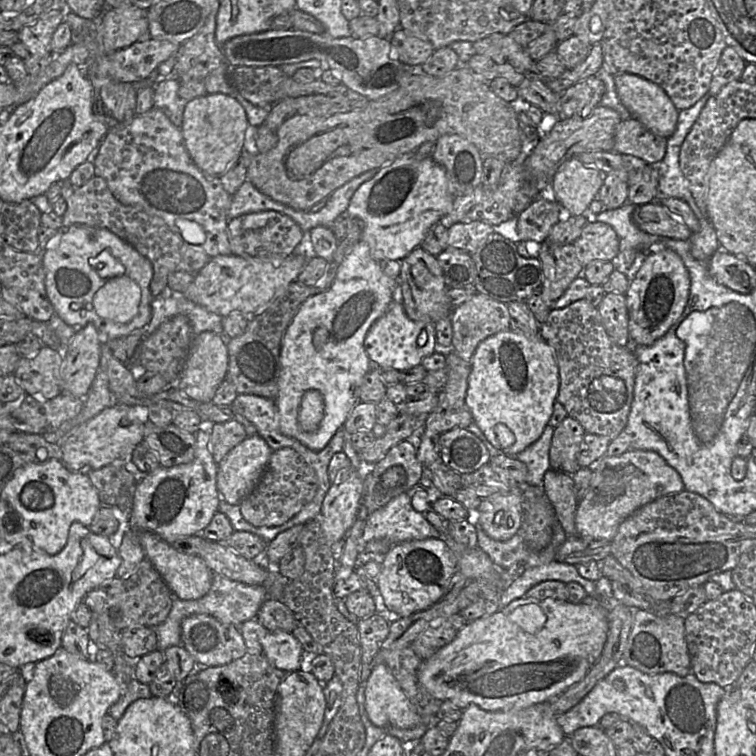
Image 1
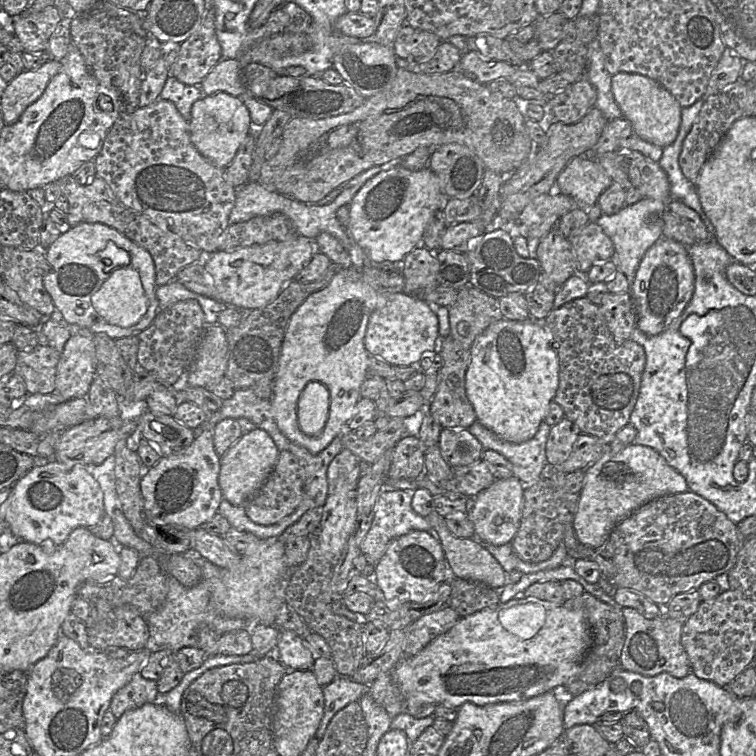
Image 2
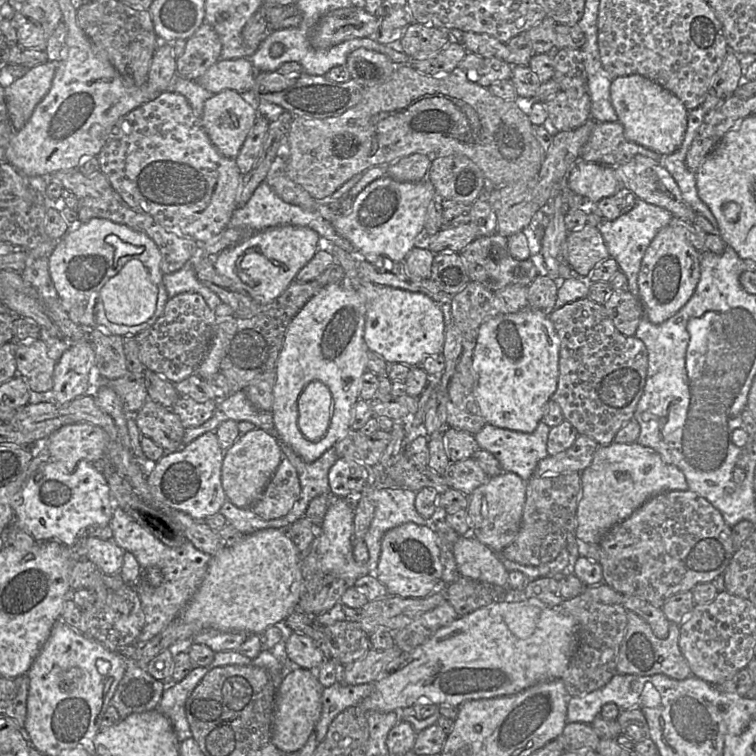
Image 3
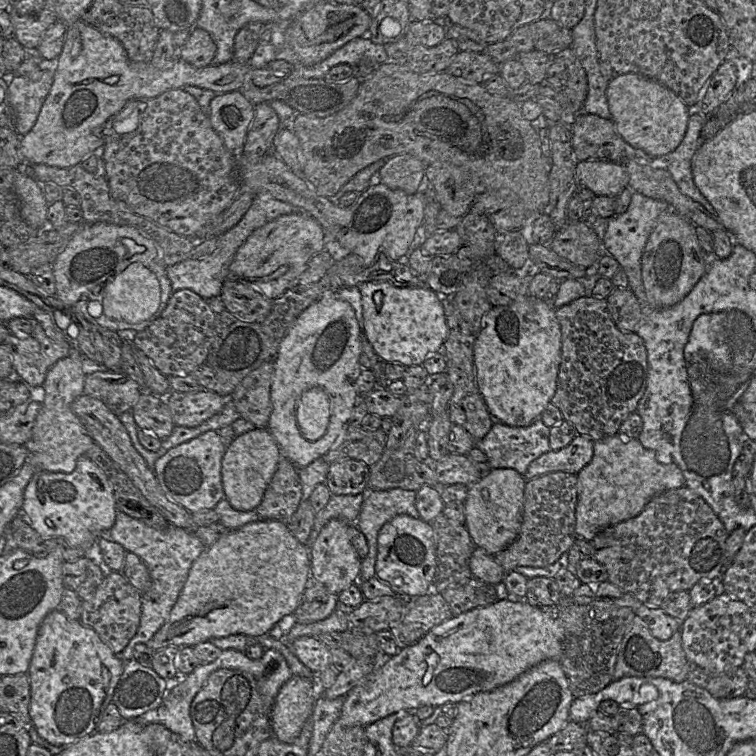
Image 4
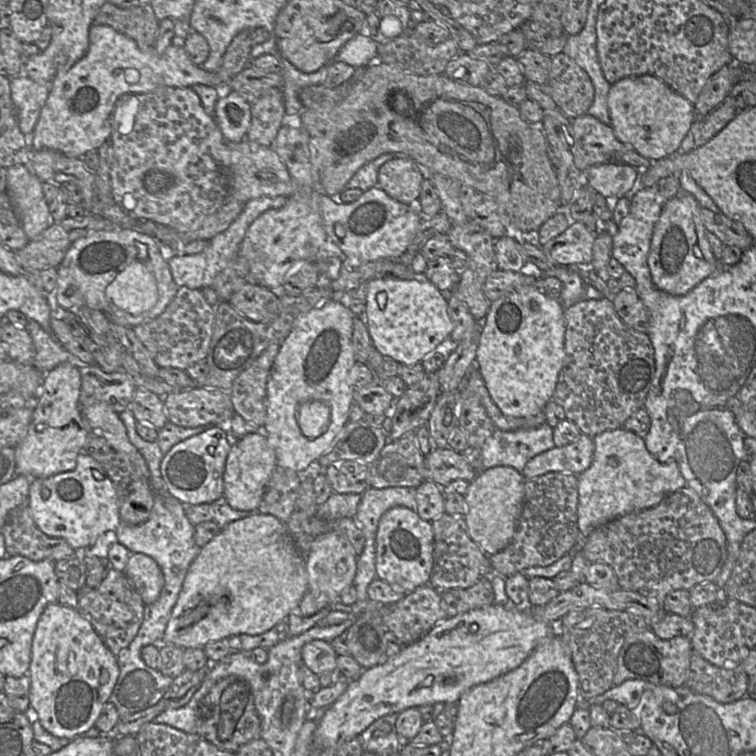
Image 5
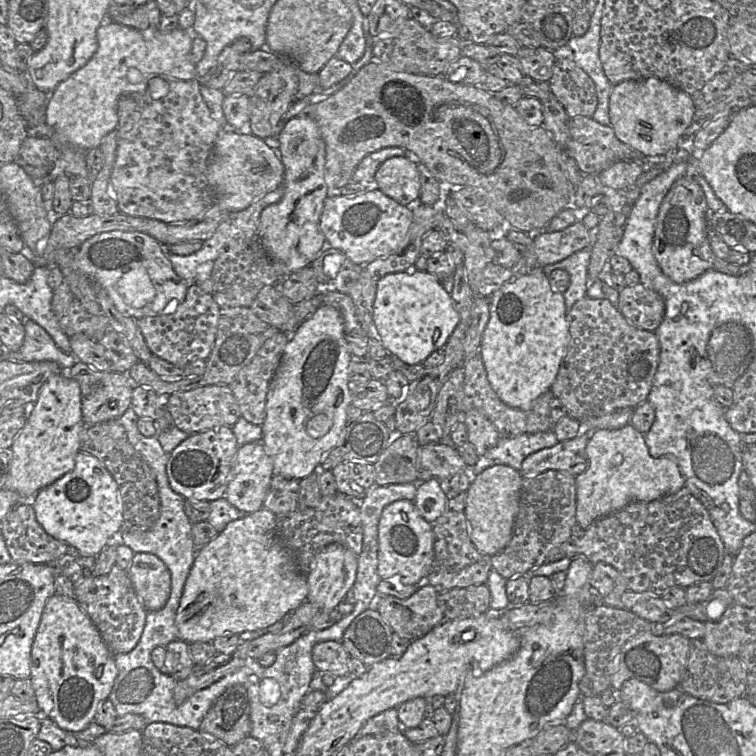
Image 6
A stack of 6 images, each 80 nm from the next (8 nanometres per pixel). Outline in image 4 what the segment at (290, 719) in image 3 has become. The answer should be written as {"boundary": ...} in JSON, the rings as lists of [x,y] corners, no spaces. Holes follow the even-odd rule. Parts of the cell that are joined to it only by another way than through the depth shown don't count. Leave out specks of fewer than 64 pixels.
{"boundary":[[[293,675],[280,688],[272,706],[272,735],[293,743],[311,718],[315,704],[313,680]]]}

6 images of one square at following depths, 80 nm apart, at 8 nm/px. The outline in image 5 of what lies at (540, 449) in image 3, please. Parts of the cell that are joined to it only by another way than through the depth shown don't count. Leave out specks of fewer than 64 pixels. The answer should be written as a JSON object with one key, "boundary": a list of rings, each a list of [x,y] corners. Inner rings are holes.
{"boundary":[[[547,423],[515,431],[495,429],[480,449],[482,470],[510,466],[522,473],[530,459],[554,447],[553,427]]]}

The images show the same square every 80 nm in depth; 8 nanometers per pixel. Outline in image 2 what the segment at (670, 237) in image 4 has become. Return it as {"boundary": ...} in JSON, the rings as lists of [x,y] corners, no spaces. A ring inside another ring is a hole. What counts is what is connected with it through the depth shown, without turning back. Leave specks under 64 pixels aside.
{"boundary":[[[665,237],[658,239],[642,258],[630,290],[637,314],[636,327],[649,336],[666,330],[689,303],[694,282],[695,274],[687,247]]]}

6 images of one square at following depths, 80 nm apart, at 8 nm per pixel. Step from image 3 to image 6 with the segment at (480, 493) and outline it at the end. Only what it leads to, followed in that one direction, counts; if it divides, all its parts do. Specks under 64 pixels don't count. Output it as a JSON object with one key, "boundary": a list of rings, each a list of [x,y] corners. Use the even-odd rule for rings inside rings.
{"boundary":[[[494,465],[474,476],[467,491],[465,516],[468,534],[476,548],[489,556],[502,551],[510,542],[519,512],[523,477],[508,465]]]}

